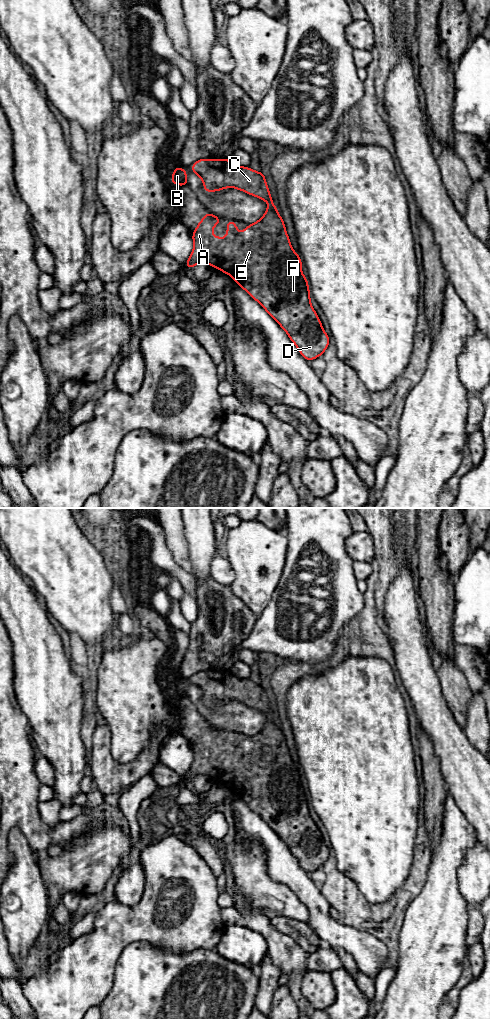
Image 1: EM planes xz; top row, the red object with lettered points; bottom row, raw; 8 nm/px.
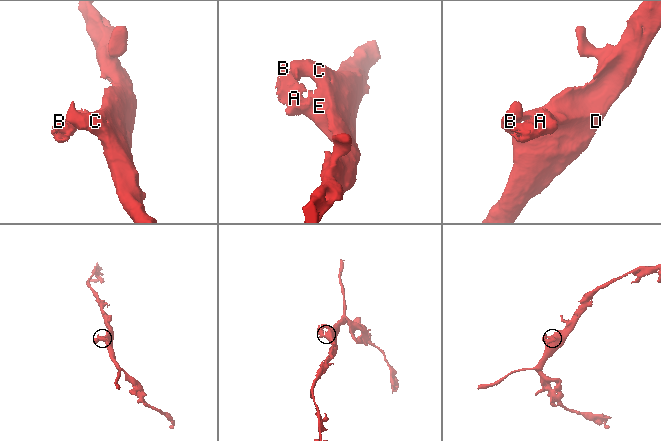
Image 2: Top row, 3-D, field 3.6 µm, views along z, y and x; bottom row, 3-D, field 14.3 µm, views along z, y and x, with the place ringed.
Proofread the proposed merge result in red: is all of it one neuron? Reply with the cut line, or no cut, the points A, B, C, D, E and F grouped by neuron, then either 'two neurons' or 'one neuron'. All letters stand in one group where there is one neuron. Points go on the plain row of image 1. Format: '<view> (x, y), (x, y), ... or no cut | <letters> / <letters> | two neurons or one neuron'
no cut | A B C D E F | one neuron

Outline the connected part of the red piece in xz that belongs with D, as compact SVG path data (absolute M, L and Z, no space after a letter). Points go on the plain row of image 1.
M228 670L210 672L200 671L191 676L193 685L200 688L203 692L203 699L206 705L211 703L220 703L224 700L233 699L244 703L252 708L259 709L270 717L263 729L257 734L246 738L244 744L240 747L237 743L236 734L227 732L227 748L221 751L218 748L212 748L210 745L216 736L220 735L222 730L216 729L210 724L203 727L203 732L198 735L197 740L192 746L194 754L193 763L186 774L186 781L192 781L198 775L207 775L218 780L223 785L229 786L236 795L242 799L249 807L277 833L277 835L287 844L289 850L297 858L301 867L311 873L318 868L322 868L323 864L329 858L329 848L324 844L321 833L310 815L310 804L307 790L301 784L302 772L293 762L287 744L285 742L284 733L278 726L278 722L273 715L273 711L268 702L265 693L265 684L256 684L249 679L240 679L229 673Z

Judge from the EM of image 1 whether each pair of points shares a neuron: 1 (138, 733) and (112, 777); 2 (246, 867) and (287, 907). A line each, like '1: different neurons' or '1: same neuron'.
1: different neurons
2: same neuron

